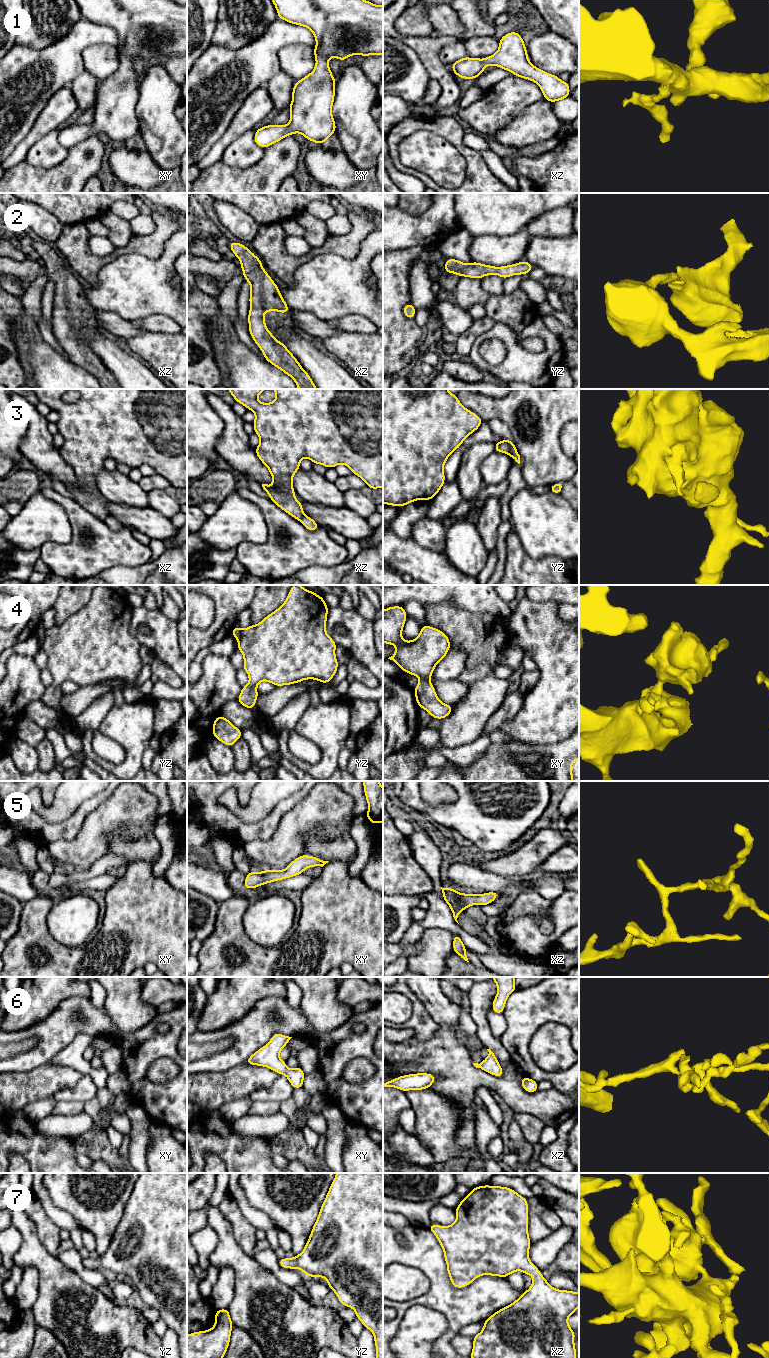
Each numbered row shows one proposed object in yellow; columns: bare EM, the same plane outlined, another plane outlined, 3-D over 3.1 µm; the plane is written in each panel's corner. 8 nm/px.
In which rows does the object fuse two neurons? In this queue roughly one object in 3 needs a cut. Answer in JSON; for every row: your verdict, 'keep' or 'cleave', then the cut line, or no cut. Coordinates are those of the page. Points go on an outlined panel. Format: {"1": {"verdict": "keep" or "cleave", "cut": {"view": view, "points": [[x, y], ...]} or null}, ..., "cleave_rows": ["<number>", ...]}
{"1": {"verdict": "keep", "cut": null}, "2": {"verdict": "keep", "cut": null}, "3": {"verdict": "cleave", "cut": {"view": "yz", "points": [[510, 441], [511, 455]]}}, "4": {"verdict": "keep", "cut": null}, "5": {"verdict": "keep", "cut": null}, "6": {"verdict": "keep", "cut": null}, "7": {"verdict": "keep", "cut": null}, "cleave_rows": ["3"]}

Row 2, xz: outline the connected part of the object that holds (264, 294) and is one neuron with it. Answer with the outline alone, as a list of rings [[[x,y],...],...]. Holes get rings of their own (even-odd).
[[[230,242],[229,248],[241,262],[245,281],[250,283],[249,333],[270,364],[290,376],[298,389],[317,389],[310,375],[283,342],[279,342],[266,327],[266,311],[287,314],[289,306],[283,299],[279,287],[262,267],[262,261],[246,246]]]

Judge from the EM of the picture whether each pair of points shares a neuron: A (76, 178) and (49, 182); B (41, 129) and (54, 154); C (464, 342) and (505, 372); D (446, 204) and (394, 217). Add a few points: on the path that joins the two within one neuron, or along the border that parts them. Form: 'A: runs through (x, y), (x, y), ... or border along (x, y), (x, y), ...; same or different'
A: runs through (69, 178), (64, 182), (56, 182); same
B: border along (58, 128), (52, 129), (27, 150); different
C: border along (488, 330), (481, 333), (475, 339), (468, 355); different
D: runs through (433, 217), (428, 222), (407, 222); same

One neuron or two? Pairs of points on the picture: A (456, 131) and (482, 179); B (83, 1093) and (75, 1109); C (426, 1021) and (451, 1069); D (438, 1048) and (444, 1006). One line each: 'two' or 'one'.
A: one
B: two
C: two
D: two

